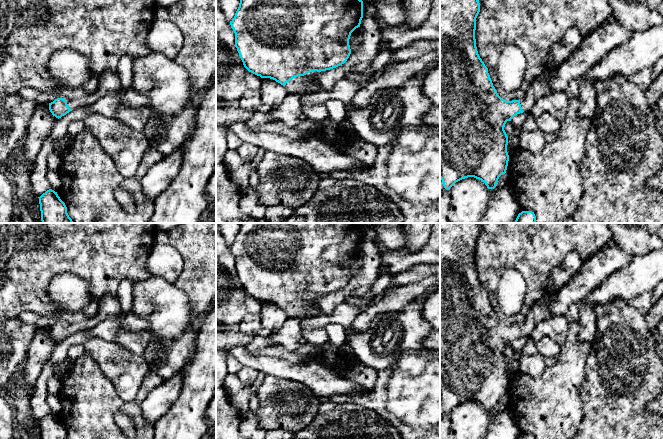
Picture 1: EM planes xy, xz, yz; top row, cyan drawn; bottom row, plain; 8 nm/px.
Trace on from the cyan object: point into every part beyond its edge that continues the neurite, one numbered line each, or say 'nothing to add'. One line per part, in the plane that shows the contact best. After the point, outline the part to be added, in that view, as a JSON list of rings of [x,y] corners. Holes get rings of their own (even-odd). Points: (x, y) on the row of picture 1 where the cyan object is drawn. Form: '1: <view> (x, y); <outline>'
1: xz (307, 81); [[[314,71],[304,76],[298,76],[293,78],[292,80],[286,83],[285,85],[286,90],[288,91],[288,93],[292,93],[296,92],[298,89],[311,88],[312,89],[311,93],[317,92],[321,88],[321,85],[314,77],[316,73],[318,72]]]

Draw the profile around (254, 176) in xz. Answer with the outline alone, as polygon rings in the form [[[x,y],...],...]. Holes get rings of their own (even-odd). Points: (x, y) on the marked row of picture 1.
[[[253,170],[250,174],[250,177],[249,177],[249,186],[252,187],[252,188],[257,188],[259,187],[259,174],[258,172],[255,170]]]

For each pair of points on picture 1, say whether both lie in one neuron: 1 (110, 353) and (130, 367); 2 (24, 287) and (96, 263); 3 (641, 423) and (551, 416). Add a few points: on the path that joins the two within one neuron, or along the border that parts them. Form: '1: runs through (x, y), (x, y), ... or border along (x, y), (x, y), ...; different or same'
1: runs through (115, 358), (125, 367); same
2: runs through (42, 269), (48, 263), (78, 263); same
3: border along (581, 394), (582, 420), (576, 428); different

